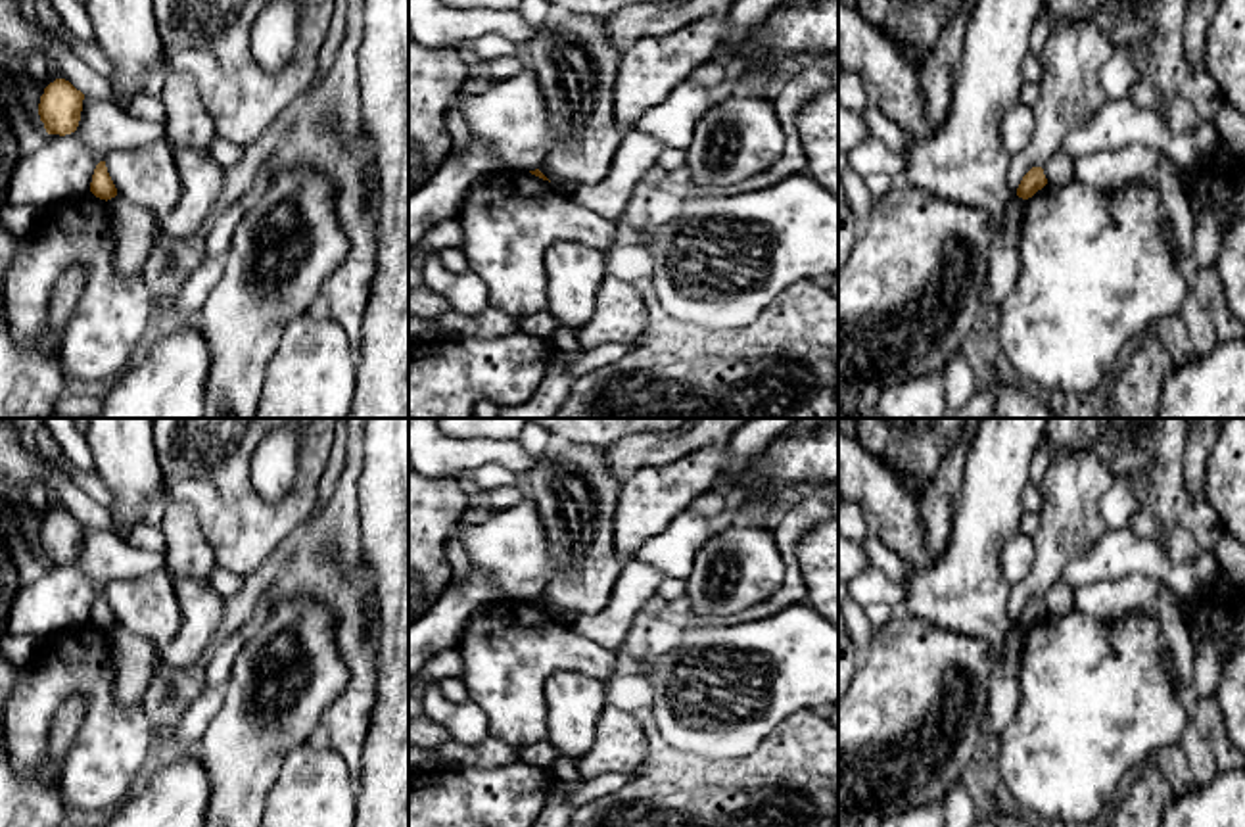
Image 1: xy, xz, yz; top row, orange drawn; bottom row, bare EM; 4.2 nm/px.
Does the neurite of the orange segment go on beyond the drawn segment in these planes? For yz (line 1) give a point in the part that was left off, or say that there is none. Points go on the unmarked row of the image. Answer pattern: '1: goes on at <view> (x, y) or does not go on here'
1: does not go on here

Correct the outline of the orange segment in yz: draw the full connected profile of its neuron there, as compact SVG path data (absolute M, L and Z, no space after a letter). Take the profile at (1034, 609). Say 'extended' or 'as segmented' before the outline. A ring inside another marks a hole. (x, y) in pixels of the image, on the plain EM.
as segmented | M1032 597L1021 610L1017 618L1017 626L1022 629L1032 627L1038 620L1042 620L1047 614L1047 608L1044 604L1042 597Z

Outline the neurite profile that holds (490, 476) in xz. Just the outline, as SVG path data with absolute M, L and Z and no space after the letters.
M485 464L472 476L460 480L460 487L470 495L478 491L493 491L497 487L516 487L520 474L501 464Z

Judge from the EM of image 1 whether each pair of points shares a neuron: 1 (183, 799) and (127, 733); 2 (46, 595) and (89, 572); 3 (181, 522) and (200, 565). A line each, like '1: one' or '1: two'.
1: two
2: one
3: one

